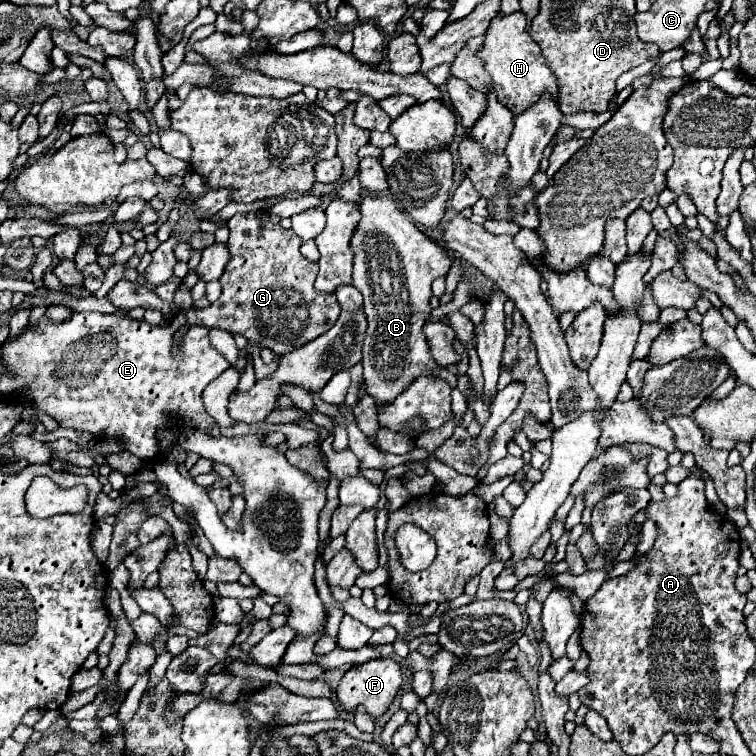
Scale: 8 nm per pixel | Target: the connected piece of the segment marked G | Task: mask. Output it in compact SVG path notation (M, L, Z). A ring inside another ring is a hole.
M250 212L236 214L228 220L230 238L226 246L230 252L230 262L220 276L222 296L208 308L182 310L174 302L160 300L146 284L126 280L120 280L112 288L108 300L116 308L124 310L142 306L160 310L162 314L184 314L190 324L242 334L244 338L258 342L262 348L266 346L274 350L276 356L308 344L336 324L340 316L340 304L336 296L320 296L314 290L318 264L306 260L300 254L302 240L292 230L286 230L280 224L272 224L268 219L268 212Z

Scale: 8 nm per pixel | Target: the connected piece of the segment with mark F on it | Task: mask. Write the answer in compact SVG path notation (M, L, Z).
M378 658L378 660L370 660L366 664L360 664L360 666L352 666L344 678L340 680L338 688L336 688L336 700L338 700L338 706L340 710L344 712L350 712L354 714L354 708L358 706L364 706L366 712L372 716L372 718L380 718L388 706L392 704L394 696L398 694L400 686L402 686L404 678L402 678L402 670L398 666L398 662L390 660L390 658Z

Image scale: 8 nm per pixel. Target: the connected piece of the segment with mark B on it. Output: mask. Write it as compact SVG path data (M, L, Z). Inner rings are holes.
M364 198L362 206L362 220L358 230L352 238L354 250L354 286L364 296L364 312L368 318L366 340L362 346L362 366L364 366L364 380L366 392L376 400L376 406L392 404L404 390L412 386L412 382L420 376L438 376L438 364L434 362L430 348L426 344L426 336L422 326L428 324L430 318L430 298L432 298L432 280L446 276L452 258L444 248L432 242L426 234L422 234L406 214L402 214L392 198Z

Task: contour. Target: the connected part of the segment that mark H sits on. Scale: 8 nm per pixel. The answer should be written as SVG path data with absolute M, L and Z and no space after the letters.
M514 12L510 16L496 16L496 20L492 20L488 26L486 42L478 56L480 60L484 60L484 66L494 80L494 92L500 104L504 104L514 116L522 114L532 104L536 104L536 100L540 100L542 94L550 94L550 98L558 102L556 76L546 66L540 46L536 46L536 42L526 32L526 16L522 12Z

